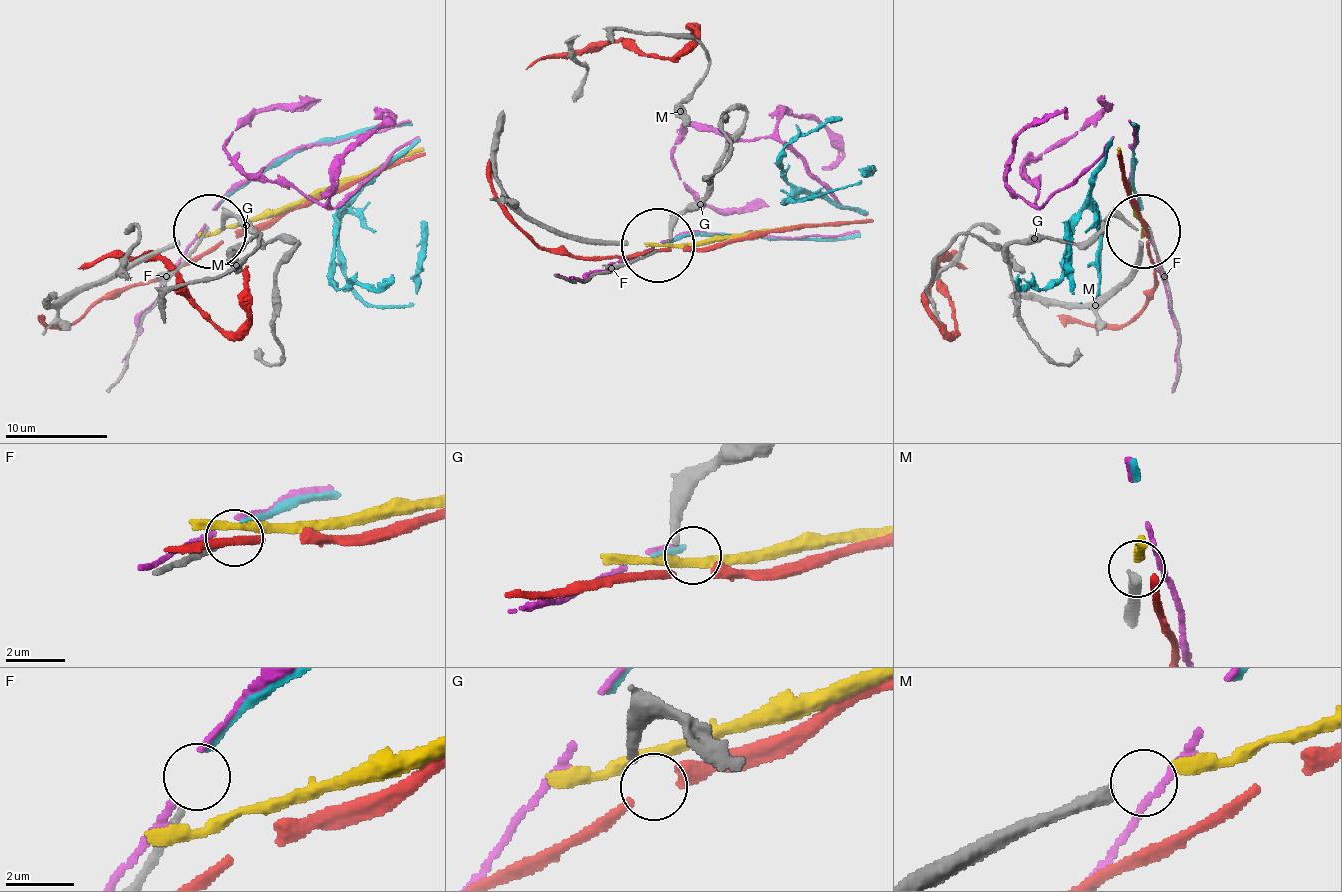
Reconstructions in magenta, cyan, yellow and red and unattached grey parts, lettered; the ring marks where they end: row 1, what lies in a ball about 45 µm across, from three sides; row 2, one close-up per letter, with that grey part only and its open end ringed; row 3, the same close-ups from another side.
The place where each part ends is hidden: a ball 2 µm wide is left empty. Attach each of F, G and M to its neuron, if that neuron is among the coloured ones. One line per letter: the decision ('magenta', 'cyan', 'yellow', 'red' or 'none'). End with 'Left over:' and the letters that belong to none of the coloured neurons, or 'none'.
F: none
G: red
M: yellow
Left over: F

